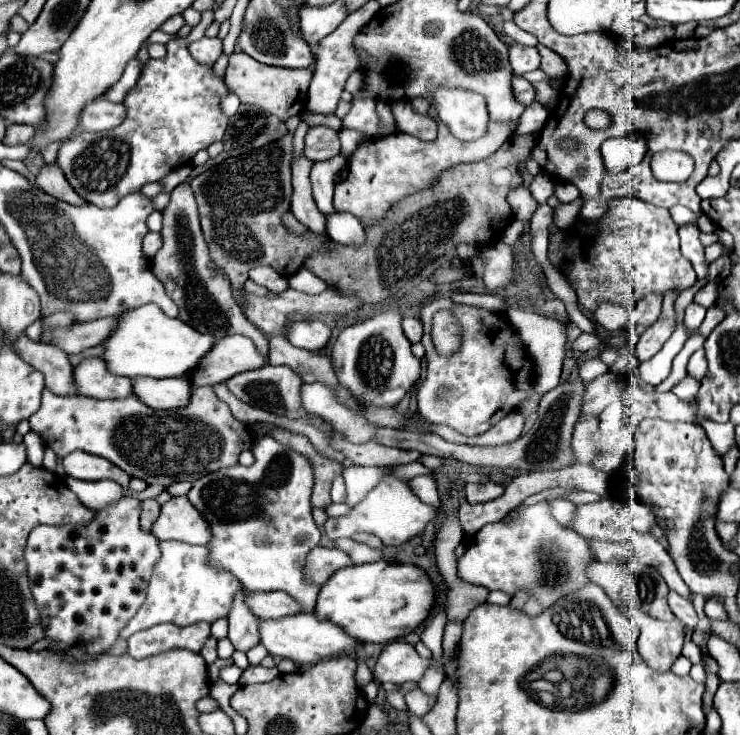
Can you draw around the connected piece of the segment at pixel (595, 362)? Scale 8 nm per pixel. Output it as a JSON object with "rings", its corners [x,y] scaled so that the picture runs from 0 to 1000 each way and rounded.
{"rings":[[[801,486],[801,488],[796,488],[796,491],[788,494],[782,510],[785,510],[785,516],[788,516],[791,521],[799,521],[799,518],[807,516],[809,510],[815,510],[818,505],[823,505],[823,499],[820,499],[809,486]]]}

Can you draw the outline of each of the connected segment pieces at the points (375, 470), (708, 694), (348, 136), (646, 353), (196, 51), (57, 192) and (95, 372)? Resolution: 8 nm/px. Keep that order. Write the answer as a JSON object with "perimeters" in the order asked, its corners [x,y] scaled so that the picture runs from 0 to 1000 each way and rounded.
{"perimeters":[[[[469,635],[464,638],[466,646],[466,660],[469,660],[469,676],[466,687],[482,687],[488,676],[501,665],[515,652],[518,638],[515,635]]],[[[953,912],[954,917],[954,940],[950,947],[950,967],[953,973],[959,967],[959,961],[964,956],[962,950],[973,931],[973,925],[969,920],[961,917],[955,912]]],[[[461,176],[458,178],[458,192],[461,192],[461,211],[466,214],[466,219],[472,219],[474,208],[485,200],[485,195],[493,189],[491,181],[477,178],[477,176]]],[[[904,396],[897,404],[896,420],[893,420],[893,429],[891,429],[891,437],[880,445],[872,448],[872,453],[864,459],[864,467],[861,467],[861,488],[864,491],[874,491],[880,488],[896,469],[899,464],[909,456],[912,445],[915,445],[915,437],[912,437],[912,420],[911,411],[915,405],[911,396]]],[[[274,50],[264,59],[258,59],[255,69],[266,83],[272,83],[277,88],[288,88],[301,69],[299,67],[299,53],[296,50]]],[[[77,222],[72,224],[61,224],[55,230],[55,235],[50,238],[50,254],[55,260],[61,260],[64,265],[74,268],[74,271],[82,271],[88,276],[96,276],[96,279],[115,279],[118,273],[109,271],[99,254],[88,246],[88,238],[82,235],[82,230],[77,230]]],[[[115,488],[101,499],[107,537],[126,543],[169,543],[180,537],[180,516],[153,510],[139,488]]]]}

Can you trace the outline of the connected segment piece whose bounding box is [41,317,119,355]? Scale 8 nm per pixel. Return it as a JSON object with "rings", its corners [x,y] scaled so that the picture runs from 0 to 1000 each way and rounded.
{"rings":[[[139,431],[115,442],[96,442],[91,448],[69,448],[55,456],[55,464],[82,472],[88,480],[109,480],[112,475],[139,467],[158,442],[158,431]]]}

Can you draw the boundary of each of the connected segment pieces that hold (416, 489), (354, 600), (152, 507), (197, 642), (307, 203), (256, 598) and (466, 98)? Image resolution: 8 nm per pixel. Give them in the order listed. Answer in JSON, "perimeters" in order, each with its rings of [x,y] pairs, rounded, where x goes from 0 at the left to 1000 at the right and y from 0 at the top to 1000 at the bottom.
{"perimeters":[[[[573,646],[564,648],[553,654],[554,663],[558,665],[558,669],[574,684],[580,684],[586,690],[596,690],[596,682],[593,679],[591,659],[584,648]]],[[[496,766],[458,774],[428,812],[426,837],[472,856],[491,875],[528,875],[561,859],[588,823],[591,801],[572,774],[550,766]]],[[[199,679],[193,682],[193,695],[191,695],[191,720],[193,722],[204,722],[204,714],[209,712],[209,706],[215,703],[215,684],[209,679]]],[[[269,845],[255,853],[242,853],[234,848],[215,848],[196,859],[182,861],[172,869],[172,888],[180,897],[193,897],[228,883],[255,883],[269,888],[285,864],[285,848]]],[[[407,214],[396,219],[396,271],[393,271],[393,287],[396,293],[418,309],[423,317],[442,320],[439,312],[439,293],[428,284],[423,265],[420,265],[420,249],[418,249],[418,233],[420,233],[420,219],[415,214]]],[[[369,804],[369,807],[336,807],[334,823],[339,831],[353,842],[382,842],[391,837],[409,834],[409,823],[391,812],[388,807]]],[[[588,121],[585,127],[593,162],[623,192],[642,192],[658,181],[661,154],[655,132],[626,121]]]]}

